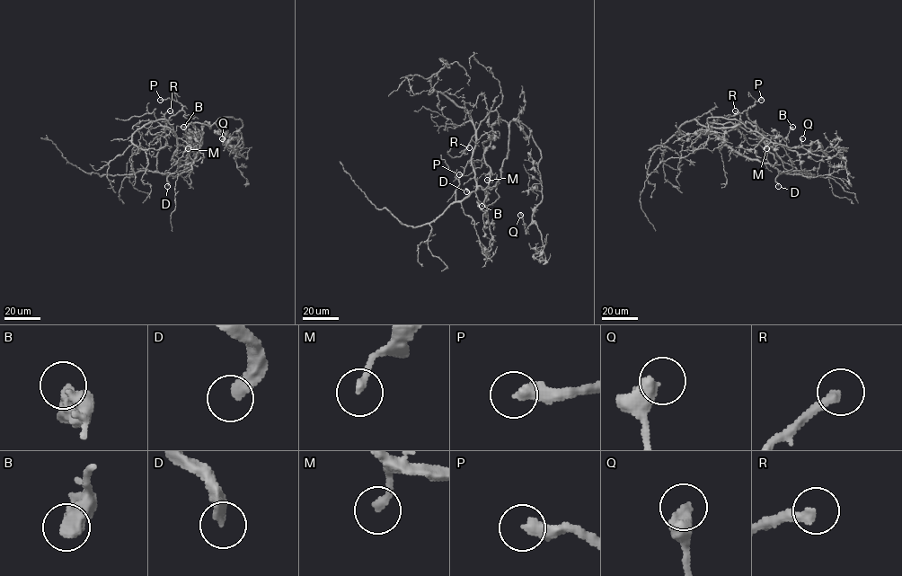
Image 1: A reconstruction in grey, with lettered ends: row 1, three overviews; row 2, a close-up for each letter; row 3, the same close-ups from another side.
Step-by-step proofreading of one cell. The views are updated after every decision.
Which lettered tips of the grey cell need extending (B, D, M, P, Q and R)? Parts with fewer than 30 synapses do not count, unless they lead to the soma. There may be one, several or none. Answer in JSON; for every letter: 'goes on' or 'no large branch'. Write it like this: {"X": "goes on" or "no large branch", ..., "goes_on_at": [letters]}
{"B": "no large branch", "D": "goes on", "M": "goes on", "P": "goes on", "Q": "no large branch", "R": "no large branch", "goes_on_at": ["D", "M", "P"]}

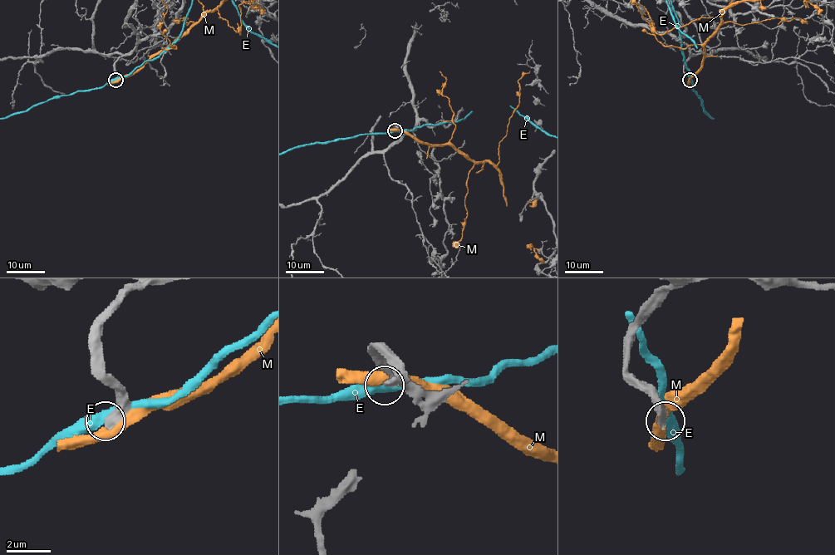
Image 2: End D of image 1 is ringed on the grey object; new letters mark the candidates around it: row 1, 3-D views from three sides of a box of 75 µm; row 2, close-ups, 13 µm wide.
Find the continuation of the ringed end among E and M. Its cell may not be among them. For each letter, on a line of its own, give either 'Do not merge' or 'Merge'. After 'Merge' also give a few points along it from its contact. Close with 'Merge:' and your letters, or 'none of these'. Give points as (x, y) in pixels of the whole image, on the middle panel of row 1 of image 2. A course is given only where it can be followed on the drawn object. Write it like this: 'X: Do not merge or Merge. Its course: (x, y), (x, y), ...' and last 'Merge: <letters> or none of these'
E: Do not merge
M: Do not merge
Merge: none of these

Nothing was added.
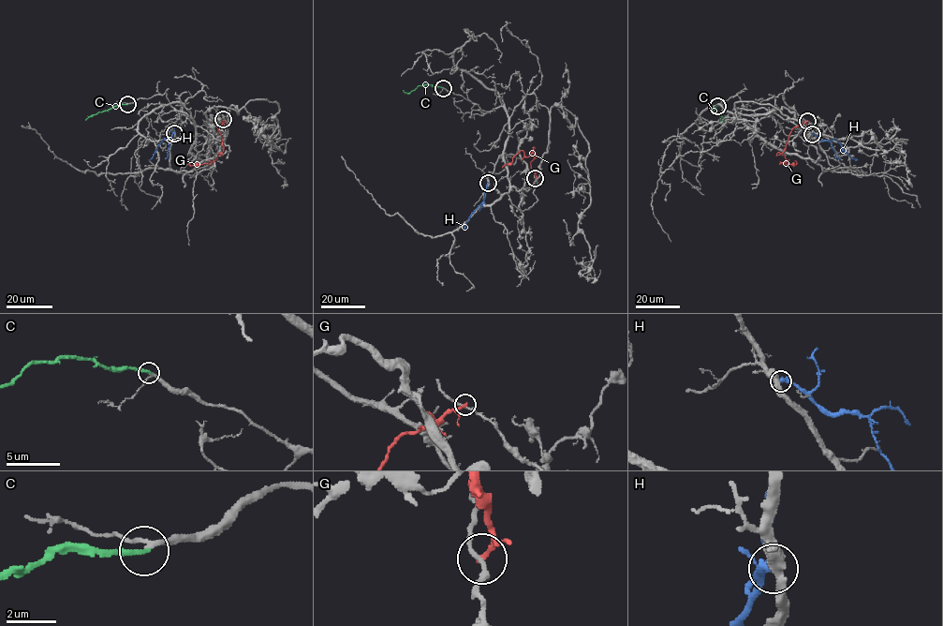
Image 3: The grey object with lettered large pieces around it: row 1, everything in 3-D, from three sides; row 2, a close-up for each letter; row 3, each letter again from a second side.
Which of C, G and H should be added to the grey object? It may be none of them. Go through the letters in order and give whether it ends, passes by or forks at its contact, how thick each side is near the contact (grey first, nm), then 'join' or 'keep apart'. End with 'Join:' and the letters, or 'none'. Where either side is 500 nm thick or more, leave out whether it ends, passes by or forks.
C: it ends; calibres 160 and 240 nm; join
G: it ends; calibres 200 and 220 nm; keep apart
H: it ends; calibres 440 and 320 nm; keep apart
Join: C

